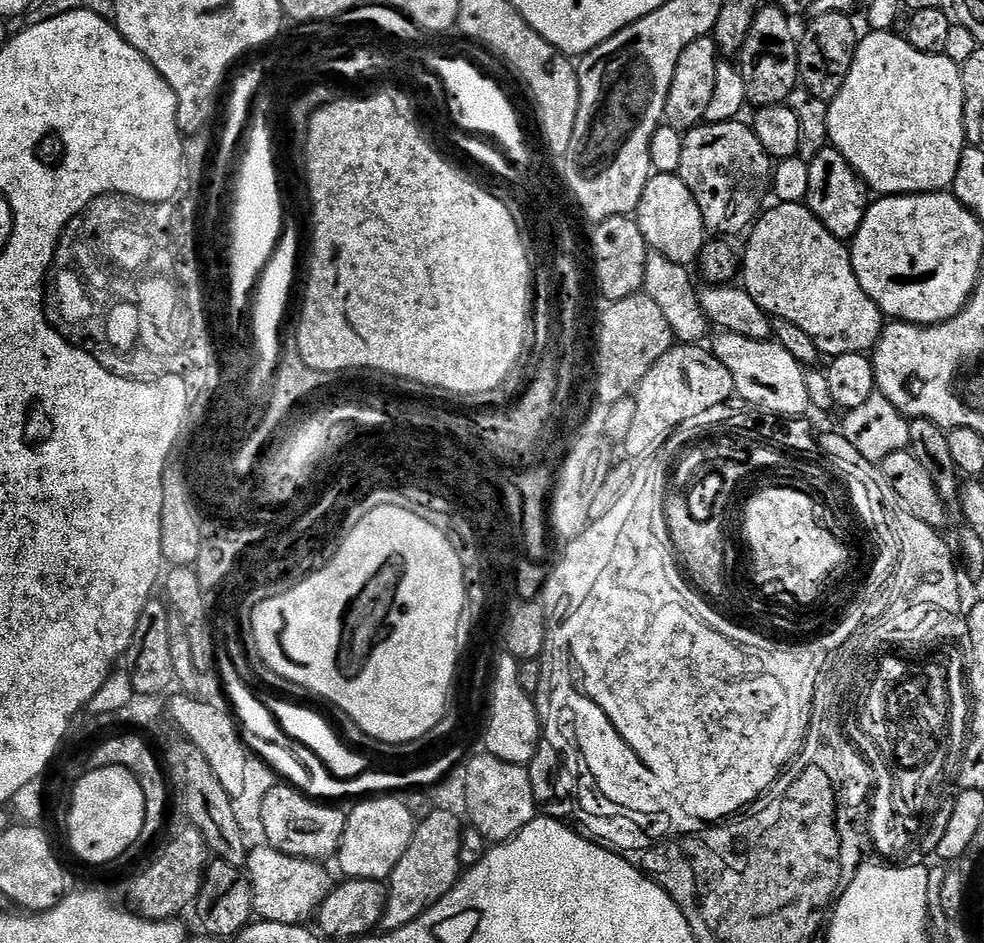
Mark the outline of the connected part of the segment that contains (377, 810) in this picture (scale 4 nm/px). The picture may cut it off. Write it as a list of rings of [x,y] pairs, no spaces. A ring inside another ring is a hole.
[[[380,796],[377,800],[358,805],[352,813],[349,811],[338,853],[340,868],[345,872],[343,875],[350,880],[387,881],[402,854],[406,854],[412,835],[416,833],[416,826],[416,820],[396,796]]]

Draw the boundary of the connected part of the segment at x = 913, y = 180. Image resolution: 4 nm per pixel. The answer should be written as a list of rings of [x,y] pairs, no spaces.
[[[869,31],[867,35],[859,37],[850,74],[846,74],[842,90],[827,105],[831,147],[837,148],[869,189],[881,197],[951,189],[966,147],[960,65],[943,54],[914,50],[907,38],[896,36],[895,31]]]

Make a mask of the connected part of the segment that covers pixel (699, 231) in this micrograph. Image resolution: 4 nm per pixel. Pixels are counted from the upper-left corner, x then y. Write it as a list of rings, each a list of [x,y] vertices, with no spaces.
[[[661,172],[649,178],[646,190],[642,190],[642,202],[638,202],[634,219],[651,251],[670,258],[670,262],[685,266],[695,265],[699,261],[700,252],[706,243],[702,210],[698,210],[694,194],[690,194],[686,182],[682,182],[678,174]]]

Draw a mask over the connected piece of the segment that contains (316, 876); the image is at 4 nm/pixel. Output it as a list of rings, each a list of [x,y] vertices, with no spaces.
[[[261,846],[247,853],[246,875],[252,887],[252,911],[260,920],[283,924],[304,924],[317,915],[334,887],[334,879],[323,863],[303,860],[278,850]]]

